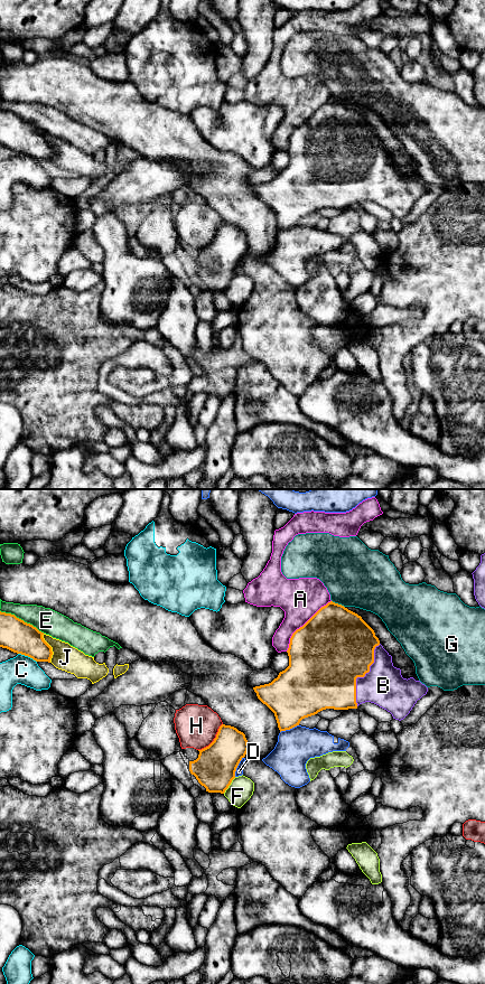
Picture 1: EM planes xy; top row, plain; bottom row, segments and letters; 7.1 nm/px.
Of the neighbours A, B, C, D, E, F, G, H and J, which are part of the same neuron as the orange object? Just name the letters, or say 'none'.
B

